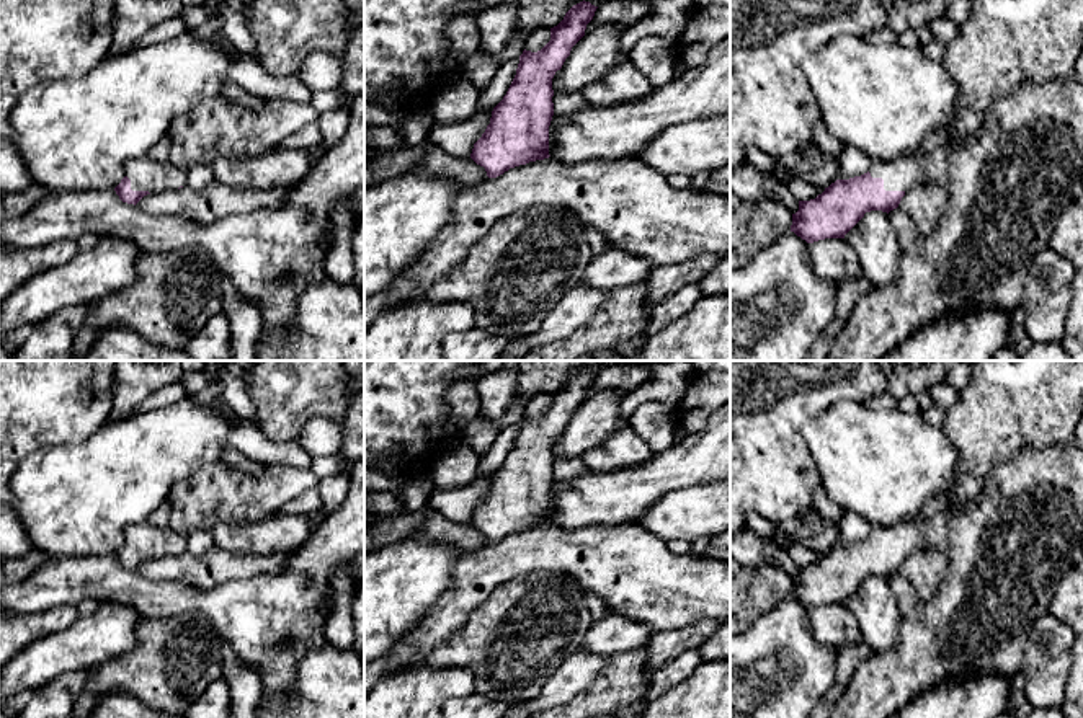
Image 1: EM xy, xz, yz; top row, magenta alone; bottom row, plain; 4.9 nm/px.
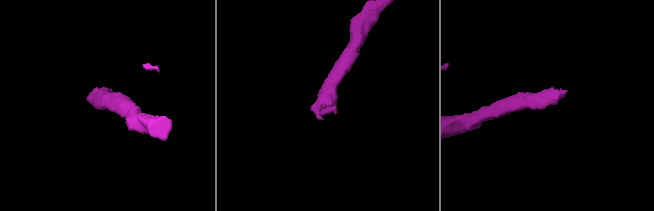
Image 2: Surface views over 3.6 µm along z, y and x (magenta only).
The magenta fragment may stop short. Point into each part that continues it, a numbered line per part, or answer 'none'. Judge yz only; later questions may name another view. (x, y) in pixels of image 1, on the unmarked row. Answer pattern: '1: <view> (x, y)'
1: yz (1008, 549)

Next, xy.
1: xy (146, 540)

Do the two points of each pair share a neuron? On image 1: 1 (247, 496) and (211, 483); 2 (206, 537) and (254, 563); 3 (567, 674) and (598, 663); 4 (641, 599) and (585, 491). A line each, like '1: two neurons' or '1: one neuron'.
1: one neuron
2: two neurons
3: one neuron
4: two neurons

